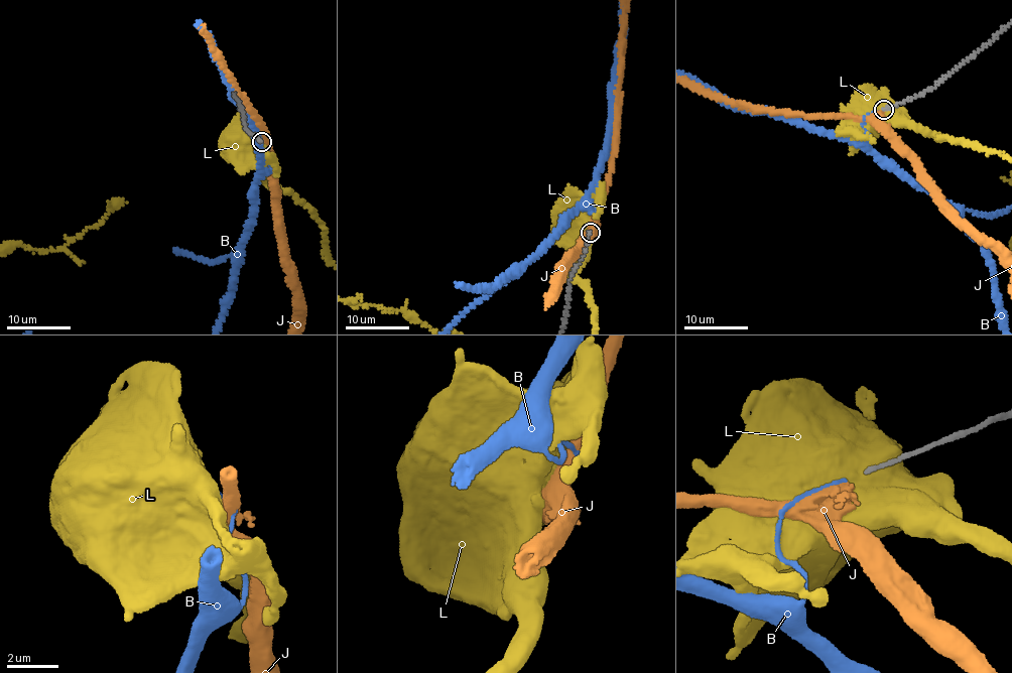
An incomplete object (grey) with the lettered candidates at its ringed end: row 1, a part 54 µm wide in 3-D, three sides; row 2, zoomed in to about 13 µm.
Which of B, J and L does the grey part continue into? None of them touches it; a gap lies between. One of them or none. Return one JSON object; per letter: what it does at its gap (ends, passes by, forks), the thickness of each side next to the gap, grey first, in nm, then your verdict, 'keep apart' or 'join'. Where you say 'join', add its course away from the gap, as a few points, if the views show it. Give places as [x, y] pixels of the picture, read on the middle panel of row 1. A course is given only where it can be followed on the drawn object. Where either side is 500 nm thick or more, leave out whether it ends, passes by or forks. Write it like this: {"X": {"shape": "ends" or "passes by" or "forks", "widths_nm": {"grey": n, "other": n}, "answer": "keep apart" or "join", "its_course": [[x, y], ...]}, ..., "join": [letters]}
{"B": {"shape": "ends", "widths_nm": {"grey": 140, "other": 220}, "answer": "join"}, "J": {"shape": "passes by", "widths_nm": {"grey": 140, "other": 440}, "answer": "keep apart"}, "L": {"widths_nm": {"grey": 140, "other": 1050}, "answer": "keep apart"}, "join": ["B"]}

